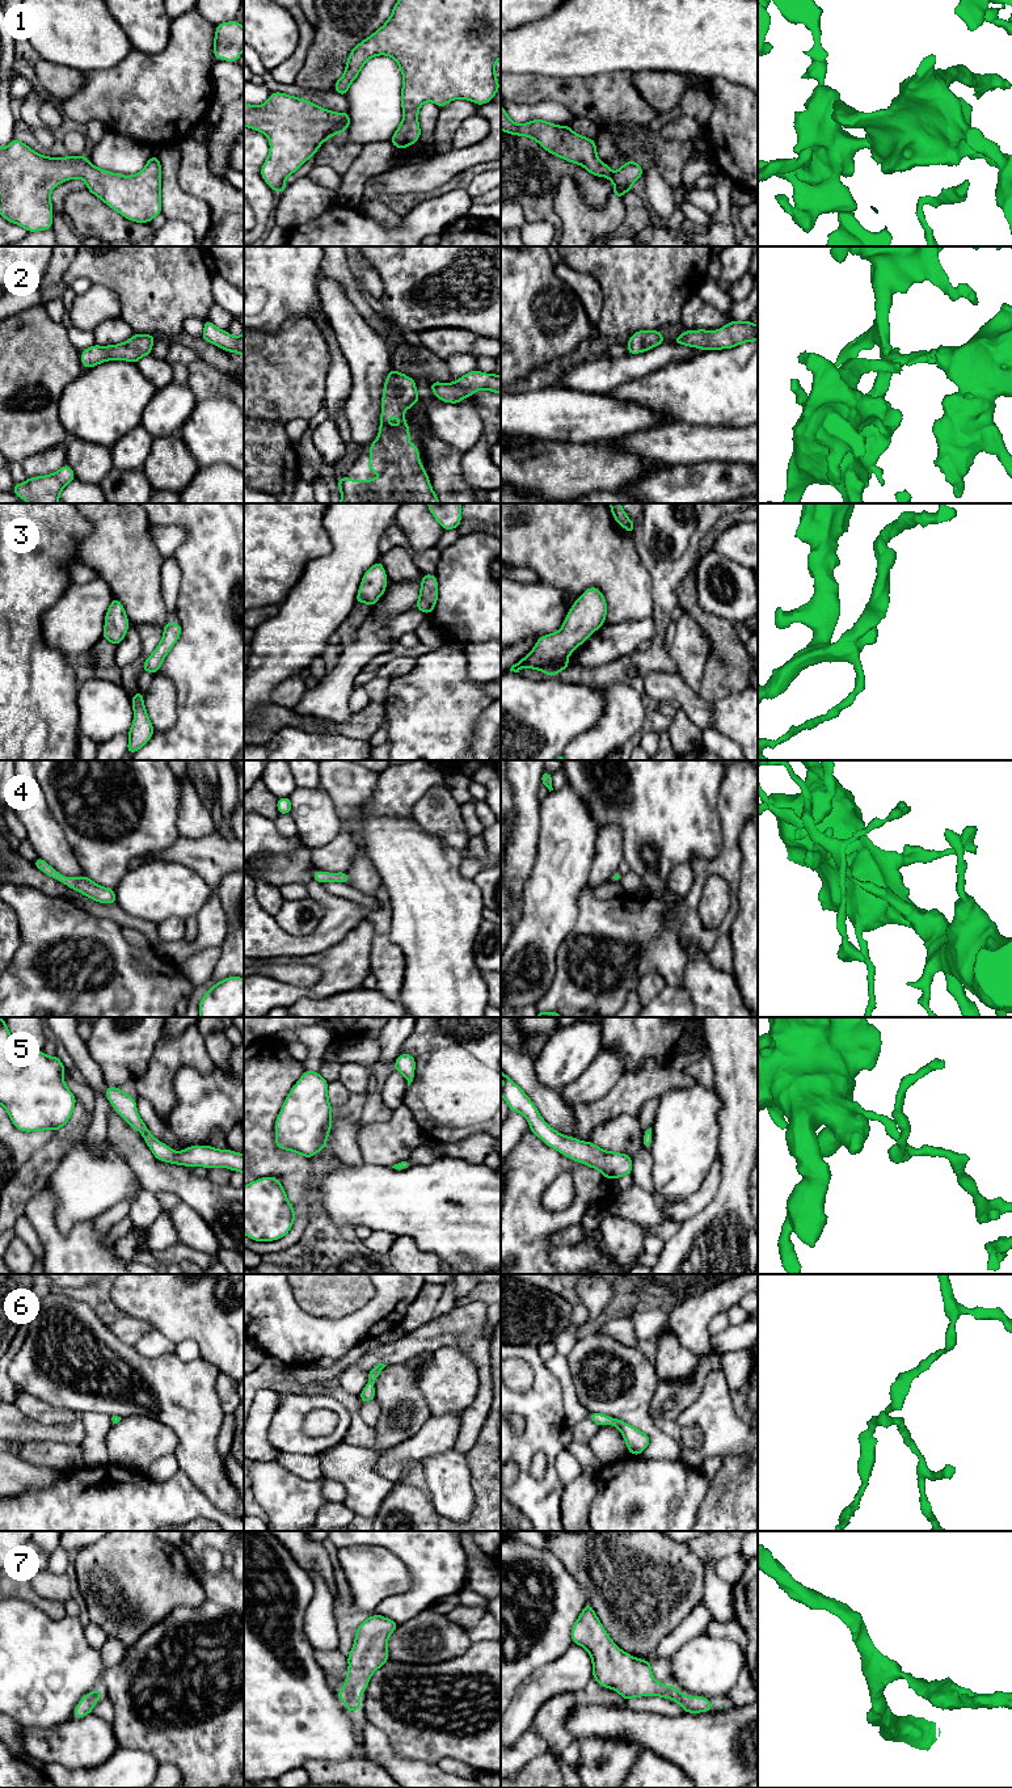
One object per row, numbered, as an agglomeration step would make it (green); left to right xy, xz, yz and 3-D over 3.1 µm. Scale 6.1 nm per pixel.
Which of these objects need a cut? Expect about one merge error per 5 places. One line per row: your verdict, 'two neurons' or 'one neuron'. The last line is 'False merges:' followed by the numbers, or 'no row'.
1: one neuron
2: one neuron
3: one neuron
4: one neuron
5: one neuron
6: one neuron
7: one neuron
False merges: no row

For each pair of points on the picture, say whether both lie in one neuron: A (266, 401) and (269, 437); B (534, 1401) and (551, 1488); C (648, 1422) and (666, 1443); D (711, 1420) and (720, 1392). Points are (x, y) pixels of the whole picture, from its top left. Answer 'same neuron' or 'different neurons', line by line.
A: different neurons
B: same neuron
C: same neuron
D: same neuron

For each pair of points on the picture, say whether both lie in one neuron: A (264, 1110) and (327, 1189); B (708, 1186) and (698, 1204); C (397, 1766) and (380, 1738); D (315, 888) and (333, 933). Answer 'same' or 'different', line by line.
A: different
B: same
C: same
D: same

